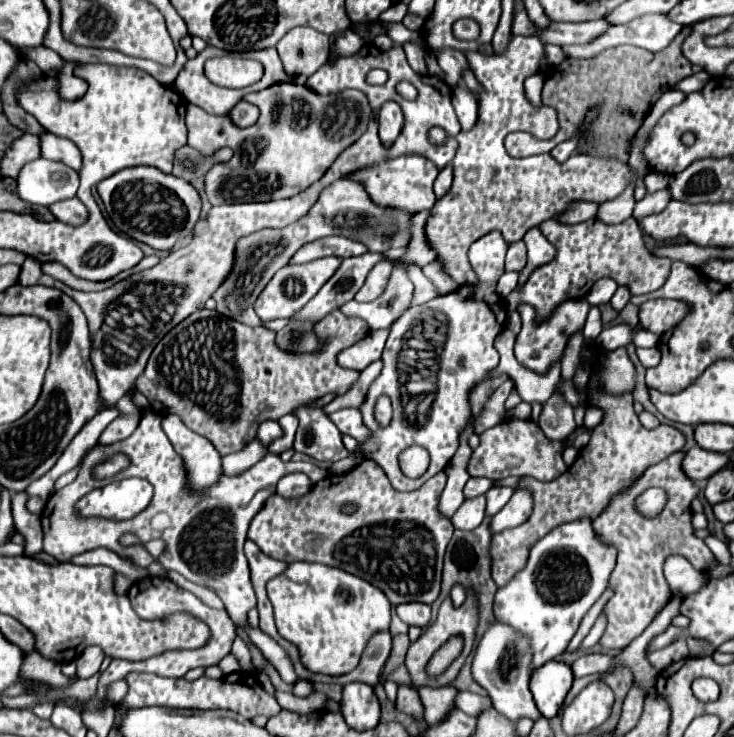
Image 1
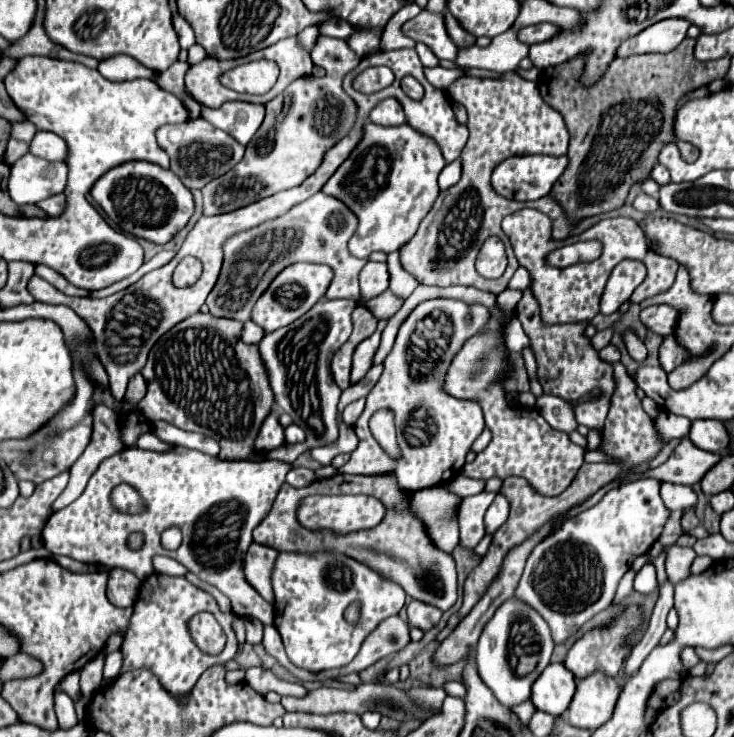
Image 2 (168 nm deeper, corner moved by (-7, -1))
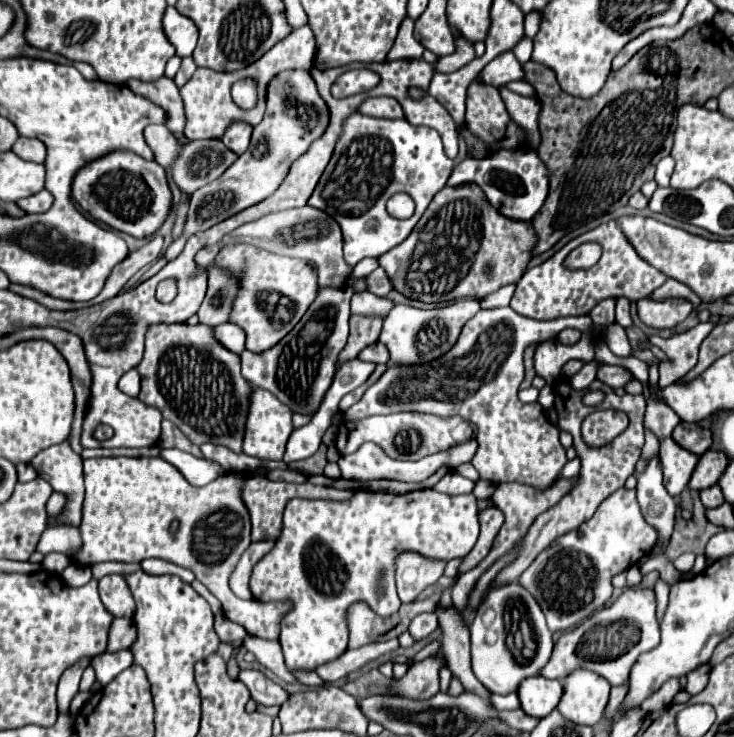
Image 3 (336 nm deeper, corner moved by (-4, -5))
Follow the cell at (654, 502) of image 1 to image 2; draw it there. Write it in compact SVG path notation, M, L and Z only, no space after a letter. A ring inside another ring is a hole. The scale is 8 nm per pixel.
M651 477L613 485L597 505L567 519L559 531L545 537L529 555L513 597L541 613L555 645L565 643L595 613L611 605L617 585L633 559L647 553L659 539L671 515L659 487L661 483Z

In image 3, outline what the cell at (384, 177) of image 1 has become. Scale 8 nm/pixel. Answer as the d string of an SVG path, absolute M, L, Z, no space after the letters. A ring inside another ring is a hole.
M352 113L344 121L342 135L336 141L332 159L328 161L312 197L308 199L308 205L320 211L326 211L330 217L338 221L338 225L342 227L342 235L344 235L344 261L354 267L358 261L366 257L378 259L392 247L400 245L412 233L414 225L424 215L432 197L446 185L452 169L454 169L454 161L446 157L440 135L434 129L414 127L406 119L376 119L376 117L362 115L362 113ZM400 191L408 193L416 203L414 215L404 221L390 217L386 211L386 201L394 193L400 193Z

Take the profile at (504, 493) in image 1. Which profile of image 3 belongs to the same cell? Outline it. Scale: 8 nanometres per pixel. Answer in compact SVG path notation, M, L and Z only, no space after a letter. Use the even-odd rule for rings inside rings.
M488 507L480 513L480 537L478 537L478 543L474 545L474 549L462 559L460 567L458 567L458 575L474 569L492 549L492 543L502 527L502 511L498 507Z

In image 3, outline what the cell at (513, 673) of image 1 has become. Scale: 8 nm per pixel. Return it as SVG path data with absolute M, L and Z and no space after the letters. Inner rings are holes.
M518 581L494 587L486 595L486 601L482 601L470 623L470 643L476 679L490 693L498 695L514 693L522 679L538 675L538 669L546 665L554 647L552 631L546 627L538 601Z

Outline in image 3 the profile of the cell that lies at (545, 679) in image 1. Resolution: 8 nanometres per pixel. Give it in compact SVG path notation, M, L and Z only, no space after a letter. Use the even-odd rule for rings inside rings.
M540 675L528 677L518 685L520 709L530 717L546 717L562 697L562 683L554 679L544 679Z

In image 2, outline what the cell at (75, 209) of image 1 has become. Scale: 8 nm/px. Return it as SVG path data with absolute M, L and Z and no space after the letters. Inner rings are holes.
M59 193L57 197L49 197L49 199L45 199L45 201L41 201L41 203L37 203L49 217L59 217L63 211L65 211L65 207L67 207L67 197L65 197L65 193Z

